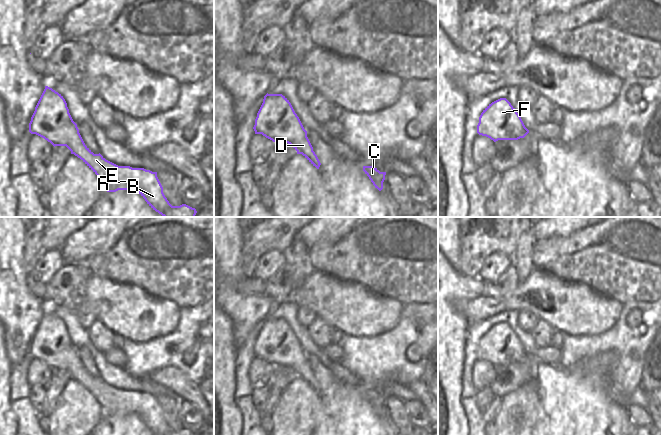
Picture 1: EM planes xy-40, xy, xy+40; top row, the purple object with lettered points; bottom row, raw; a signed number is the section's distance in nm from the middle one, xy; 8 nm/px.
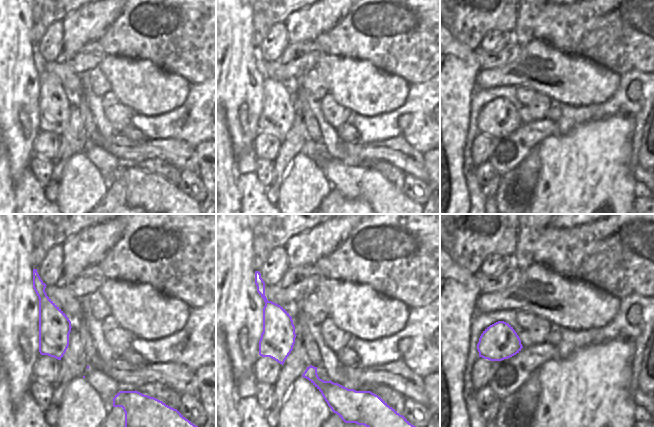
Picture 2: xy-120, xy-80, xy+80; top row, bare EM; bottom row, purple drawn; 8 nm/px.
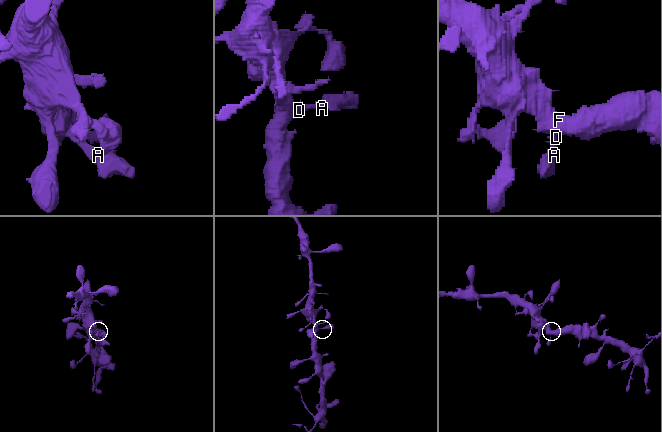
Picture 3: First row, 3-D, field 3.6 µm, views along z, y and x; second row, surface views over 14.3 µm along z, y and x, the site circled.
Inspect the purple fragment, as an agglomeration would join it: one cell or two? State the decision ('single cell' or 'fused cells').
single cell

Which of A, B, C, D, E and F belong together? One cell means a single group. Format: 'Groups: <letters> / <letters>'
Groups: A B C D E F

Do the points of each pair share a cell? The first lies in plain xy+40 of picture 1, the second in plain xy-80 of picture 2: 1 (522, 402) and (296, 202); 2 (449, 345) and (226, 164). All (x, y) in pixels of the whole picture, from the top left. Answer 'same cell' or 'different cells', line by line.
1: same cell
2: same cell

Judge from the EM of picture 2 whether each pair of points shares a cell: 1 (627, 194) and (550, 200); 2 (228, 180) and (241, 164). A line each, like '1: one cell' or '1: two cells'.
1: one cell
2: two cells

